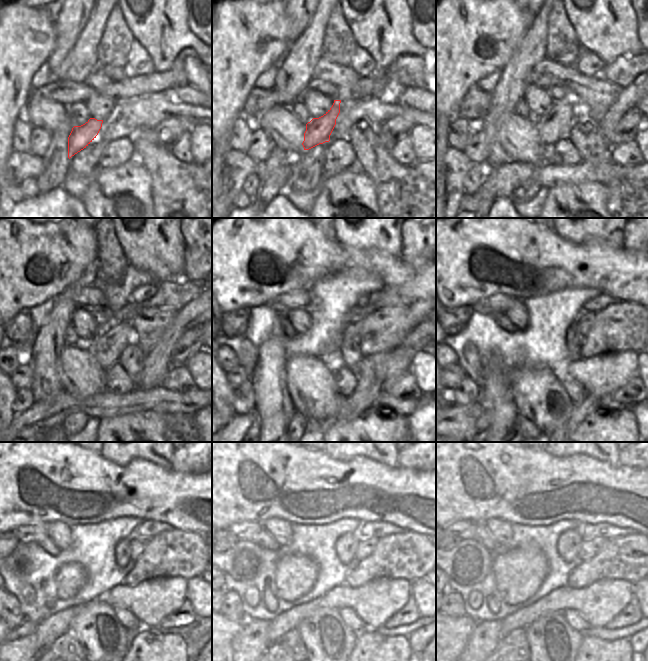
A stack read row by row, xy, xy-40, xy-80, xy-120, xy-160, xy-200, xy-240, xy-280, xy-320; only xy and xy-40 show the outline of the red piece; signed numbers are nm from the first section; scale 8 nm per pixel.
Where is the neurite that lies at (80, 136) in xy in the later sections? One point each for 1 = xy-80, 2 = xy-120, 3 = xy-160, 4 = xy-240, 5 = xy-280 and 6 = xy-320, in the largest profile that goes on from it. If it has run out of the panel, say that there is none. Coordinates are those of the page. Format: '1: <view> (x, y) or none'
1: xy-80 (555, 125)
2: xy-120 (106, 349)
3: xy-160 (353, 328)
4: xy-240 (137, 545)
5: xy-280 (365, 546)
6: xy-320 (589, 548)

